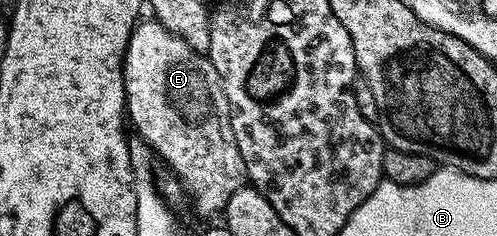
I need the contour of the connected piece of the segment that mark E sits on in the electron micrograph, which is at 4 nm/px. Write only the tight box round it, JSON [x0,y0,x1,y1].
[122,18,247,216]

